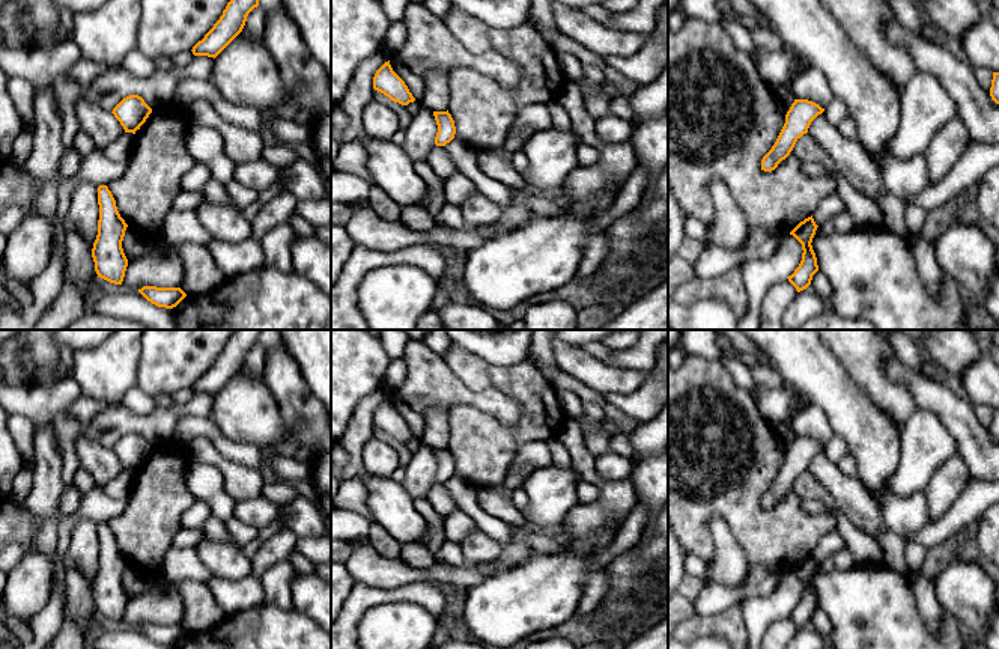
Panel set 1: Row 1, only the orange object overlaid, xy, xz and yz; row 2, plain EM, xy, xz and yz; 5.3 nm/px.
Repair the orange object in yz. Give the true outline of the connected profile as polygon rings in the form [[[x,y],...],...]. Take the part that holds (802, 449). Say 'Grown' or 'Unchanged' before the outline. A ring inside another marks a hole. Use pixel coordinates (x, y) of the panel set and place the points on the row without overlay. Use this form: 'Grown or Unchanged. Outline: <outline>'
Unchanged. Outline: [[[794,437],[775,482],[761,497],[761,507],[775,507],[790,492],[796,479],[808,470],[811,459],[823,449],[824,446],[812,438]]]

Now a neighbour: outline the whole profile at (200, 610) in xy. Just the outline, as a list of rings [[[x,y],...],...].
[[[178,581],[175,586],[184,604],[181,626],[185,631],[209,629],[227,617],[227,613],[218,605],[208,584]]]

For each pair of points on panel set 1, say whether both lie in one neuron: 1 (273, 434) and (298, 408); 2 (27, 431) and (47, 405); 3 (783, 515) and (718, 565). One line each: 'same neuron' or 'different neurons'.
1: different neurons
2: different neurons
3: different neurons

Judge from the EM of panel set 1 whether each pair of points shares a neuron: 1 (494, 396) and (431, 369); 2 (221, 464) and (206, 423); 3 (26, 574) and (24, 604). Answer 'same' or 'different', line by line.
1: same
2: different
3: same

